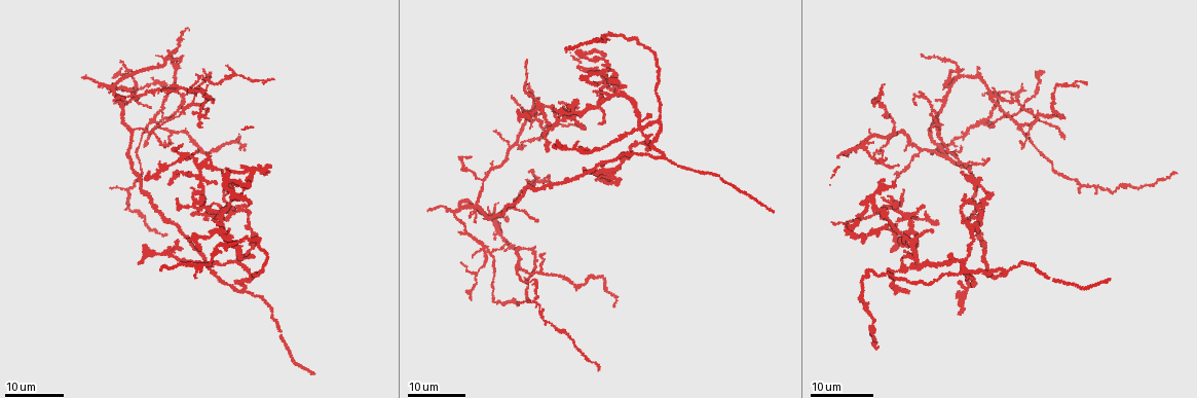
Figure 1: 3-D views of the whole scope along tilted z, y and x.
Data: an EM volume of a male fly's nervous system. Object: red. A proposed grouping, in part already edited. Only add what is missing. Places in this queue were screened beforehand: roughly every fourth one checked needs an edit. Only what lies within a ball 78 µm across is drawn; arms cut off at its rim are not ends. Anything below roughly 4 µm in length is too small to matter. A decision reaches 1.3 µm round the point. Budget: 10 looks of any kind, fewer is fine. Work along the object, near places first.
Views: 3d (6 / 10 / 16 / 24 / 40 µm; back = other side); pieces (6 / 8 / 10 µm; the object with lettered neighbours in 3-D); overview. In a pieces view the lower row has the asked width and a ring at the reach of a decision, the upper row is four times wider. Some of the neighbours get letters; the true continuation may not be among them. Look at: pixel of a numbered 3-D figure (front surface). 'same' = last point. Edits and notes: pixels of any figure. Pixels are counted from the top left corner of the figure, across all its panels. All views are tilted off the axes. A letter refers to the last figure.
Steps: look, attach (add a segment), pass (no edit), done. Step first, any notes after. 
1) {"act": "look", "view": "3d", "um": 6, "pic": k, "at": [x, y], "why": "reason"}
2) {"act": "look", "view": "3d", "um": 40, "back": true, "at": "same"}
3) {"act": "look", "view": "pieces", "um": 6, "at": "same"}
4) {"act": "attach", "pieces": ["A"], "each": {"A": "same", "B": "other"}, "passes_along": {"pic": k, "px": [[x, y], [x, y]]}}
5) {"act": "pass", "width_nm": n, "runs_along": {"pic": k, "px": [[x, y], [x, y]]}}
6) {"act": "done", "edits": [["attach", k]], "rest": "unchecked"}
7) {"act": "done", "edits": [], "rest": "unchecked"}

{"act": "look", "view": "3d", "um": 24, "pic": 1, "at": [313, 374], "why": "thin end"}

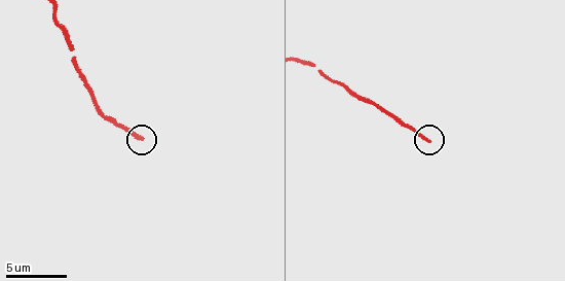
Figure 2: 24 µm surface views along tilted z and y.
{"act": "look", "view": "pieces", "um": 6, "pic": 2, "at": [141, 138], "why": "what lies round it"}

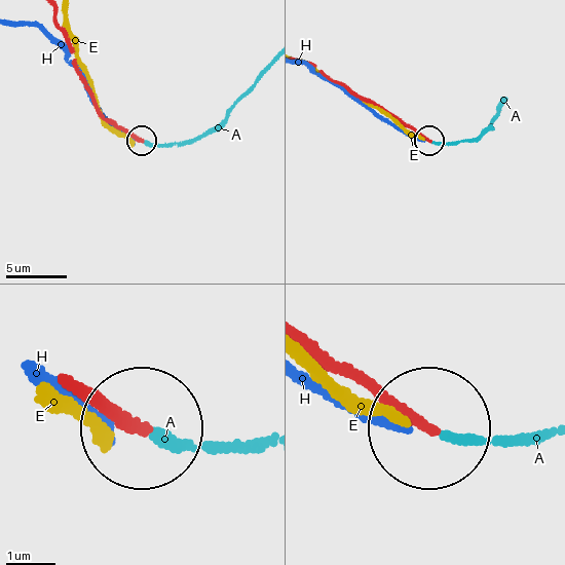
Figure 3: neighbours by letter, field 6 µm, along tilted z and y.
{"act": "attach", "pieces": ["A"], "each": {"A": "same", "E": "other", "H": "other"}, "passes_along": {"pic": 3, "px": [[119, 125], [144, 142], [190, 143], [222, 121], [268, 65]]}, "found": "it goes on there"}

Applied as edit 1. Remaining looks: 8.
{"act": "look", "view": "overview", "why": "see it whole again"}

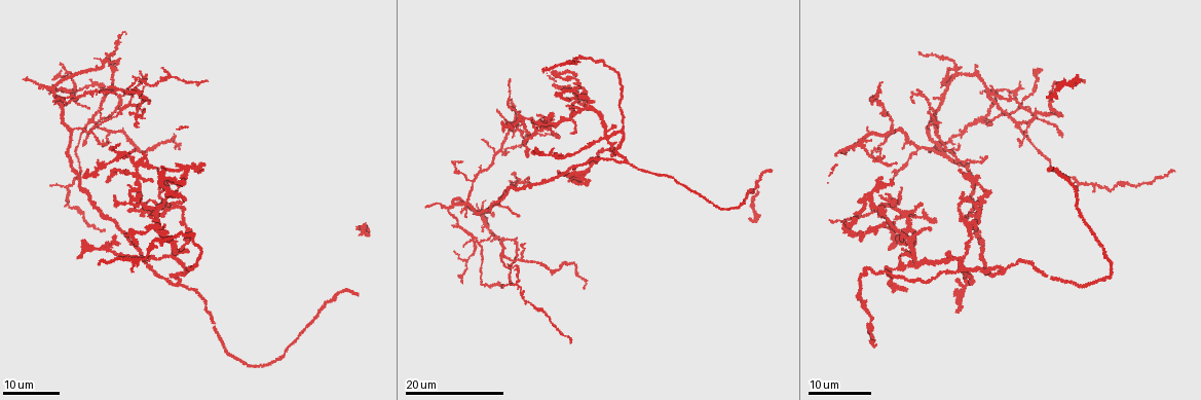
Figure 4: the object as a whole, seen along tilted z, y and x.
{"act": "look", "view": "3d", "um": 16, "pic": 4, "at": [519, 216], "why": "an open end"}

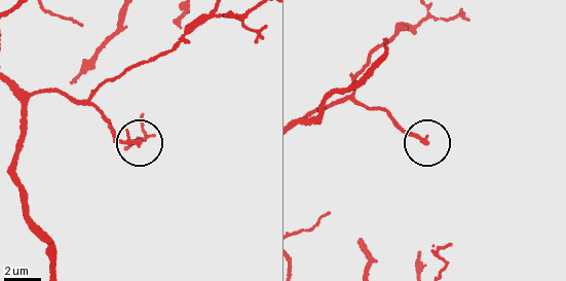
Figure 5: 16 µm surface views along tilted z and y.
{"act": "look", "view": "pieces", "um": 8, "pic": 5, "at": [138, 142]}

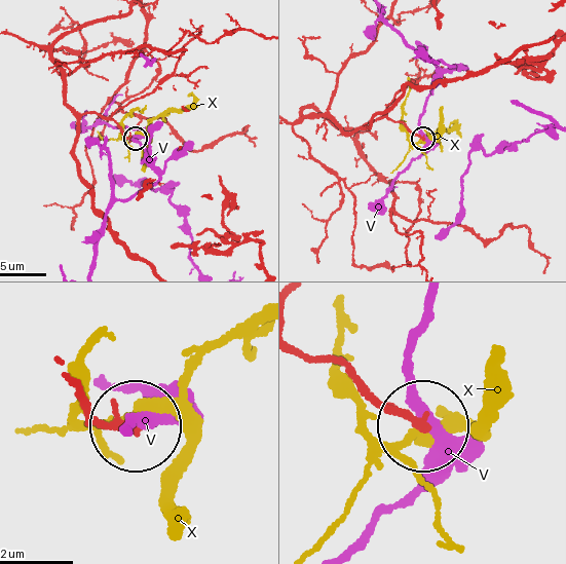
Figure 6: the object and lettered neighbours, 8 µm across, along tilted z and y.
{"act": "pass", "width_nm": 220, "each": {"V": "other", "X": "other"}, "runs_along": {"pic": 6, "px": [[299, 352], [418, 423]]}, "found": "none of them fits"}

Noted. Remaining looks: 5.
{"act": "look", "view": "3d", "um": 16, "pic": 1, "at": [1064, 139], "why": "stops while still wide"}

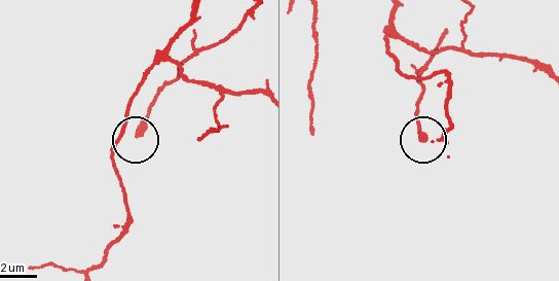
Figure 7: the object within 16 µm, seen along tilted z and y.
{"act": "look", "view": "pieces", "um": 10, "pic": 7, "at": [140, 134], "why": "see the neighbours"}

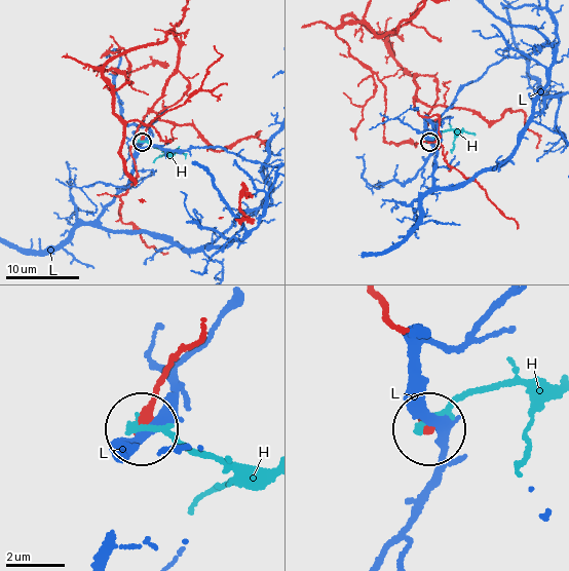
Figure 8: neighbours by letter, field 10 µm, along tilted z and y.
{"act": "pass", "each": {"H": "other", "L": "other"}, "runs_along": {"pic": 8, "px": [[202, 334], [180, 353], [146, 426]]}, "found": "no lettered segment goes on from it"}

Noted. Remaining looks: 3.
{"act": "look", "view": "3d", "um": 16, "pic": 1, "at": [200, 128], "why": "tapers out"}

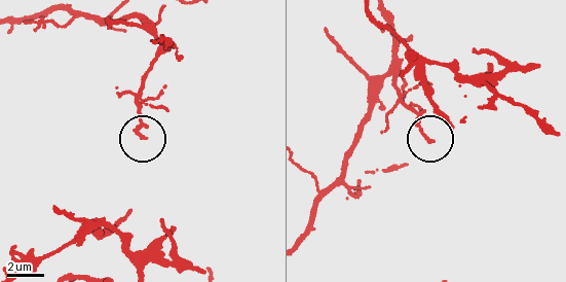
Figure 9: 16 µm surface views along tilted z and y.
{"act": "look", "view": "pieces", "um": 10, "pic": 9, "at": [430, 140], "why": "see the neighbours"}

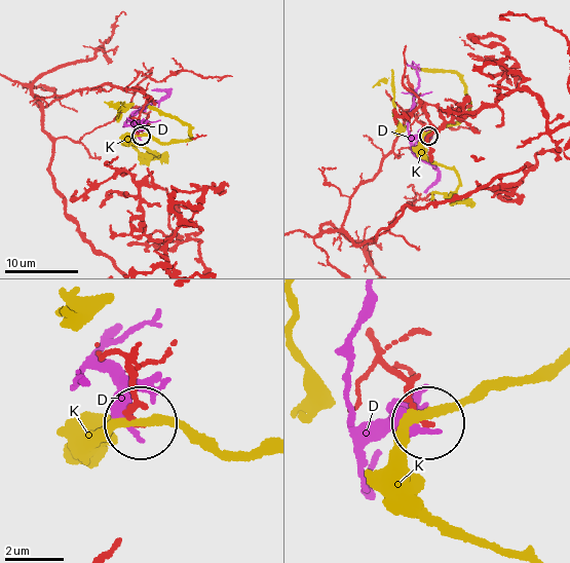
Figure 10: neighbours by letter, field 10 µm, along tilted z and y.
{"act": "pass", "width_nm": 140, "each": {"D": "other", "K": "other"}, "runs_along": {"pic": 10, "px": [[372, 342], [377, 362], [405, 381], [426, 421]]}, "found": "none of them fits"}

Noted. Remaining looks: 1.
{"act": "done", "edits": [["attach", 3]], "rest": "unchecked"}

